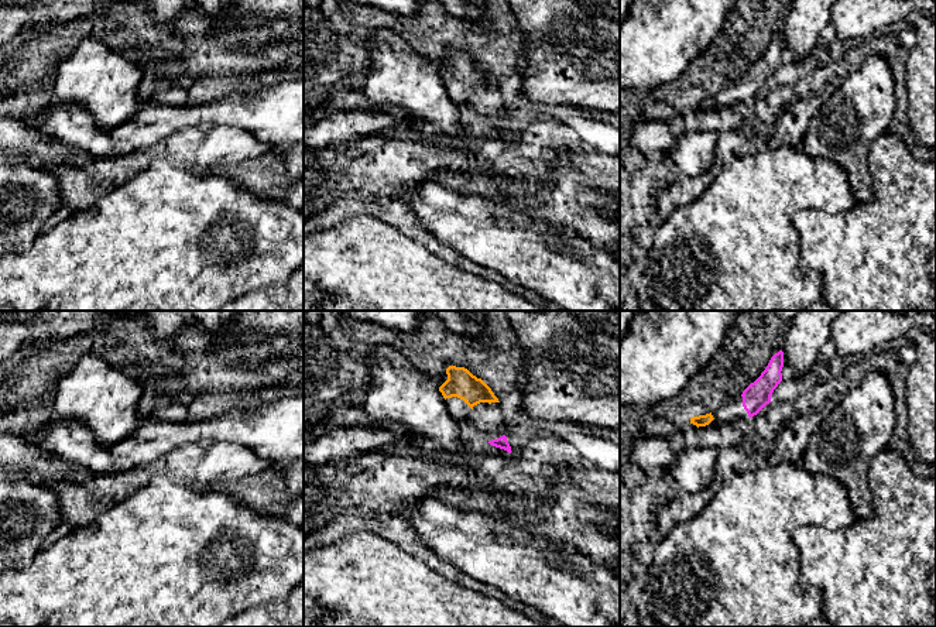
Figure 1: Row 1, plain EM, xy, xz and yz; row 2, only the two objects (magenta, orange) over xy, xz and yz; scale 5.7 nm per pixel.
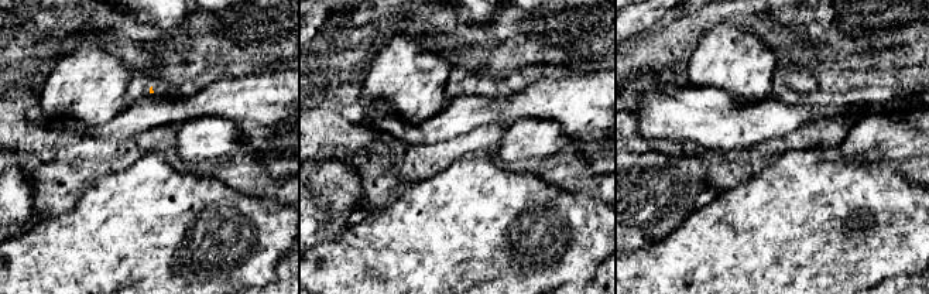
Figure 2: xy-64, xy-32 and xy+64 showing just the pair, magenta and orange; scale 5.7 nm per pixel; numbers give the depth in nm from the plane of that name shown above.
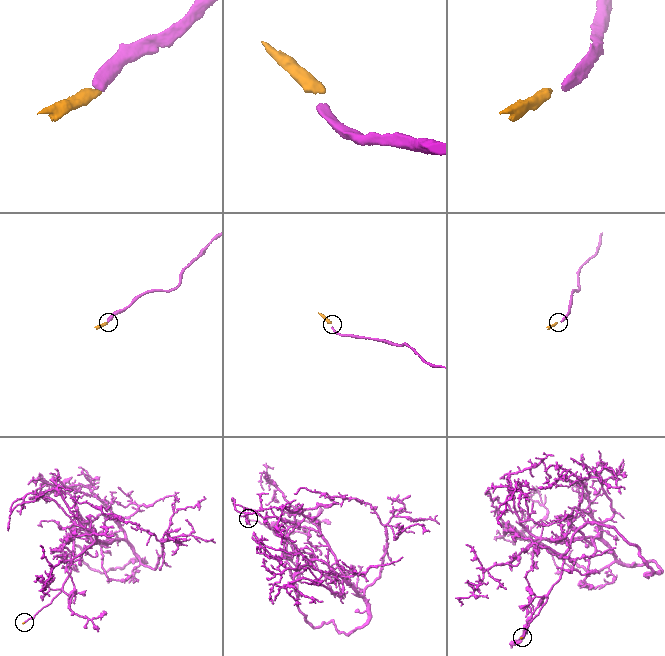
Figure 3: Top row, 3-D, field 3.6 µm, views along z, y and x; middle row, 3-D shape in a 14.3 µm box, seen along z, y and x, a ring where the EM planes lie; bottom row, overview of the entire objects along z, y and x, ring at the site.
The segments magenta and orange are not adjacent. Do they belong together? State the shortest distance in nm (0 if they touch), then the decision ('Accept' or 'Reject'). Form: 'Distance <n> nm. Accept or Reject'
Distance 180 nm. Accept

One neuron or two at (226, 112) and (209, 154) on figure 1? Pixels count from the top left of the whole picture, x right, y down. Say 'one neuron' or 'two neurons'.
two neurons

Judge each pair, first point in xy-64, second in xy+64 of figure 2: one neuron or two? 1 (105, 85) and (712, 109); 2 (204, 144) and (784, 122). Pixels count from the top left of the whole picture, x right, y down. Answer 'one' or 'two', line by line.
1: two
2: two

